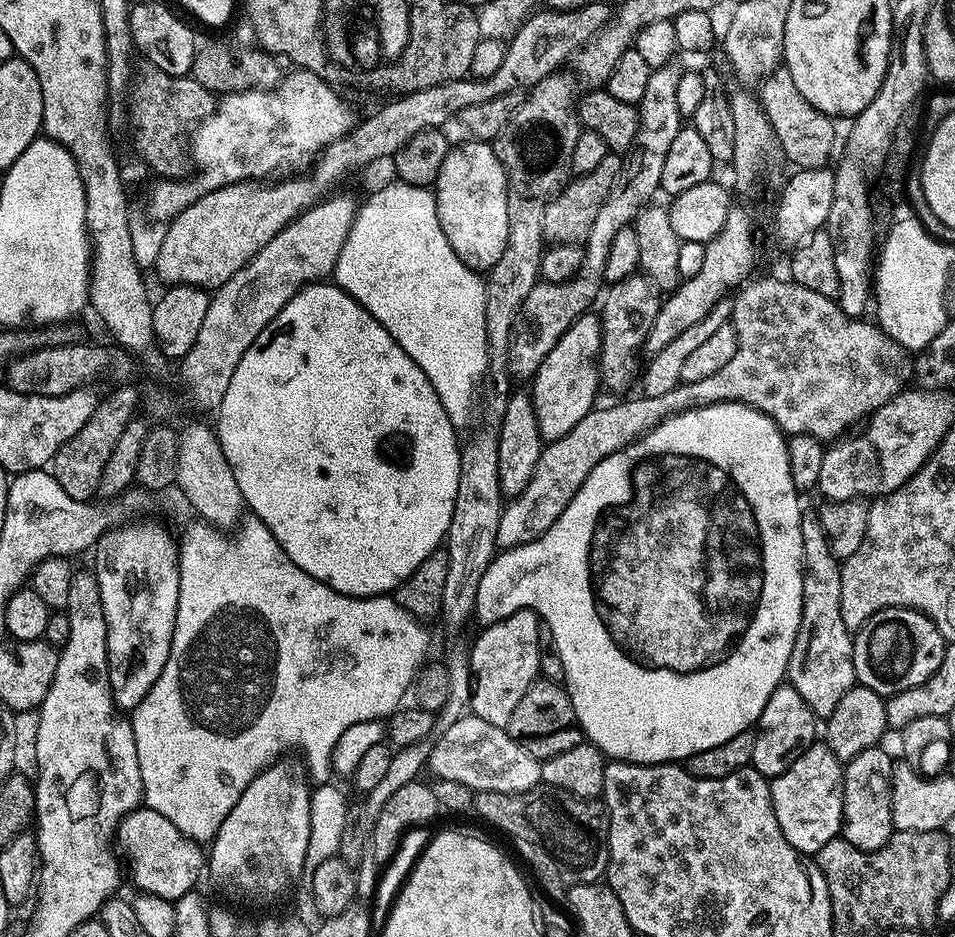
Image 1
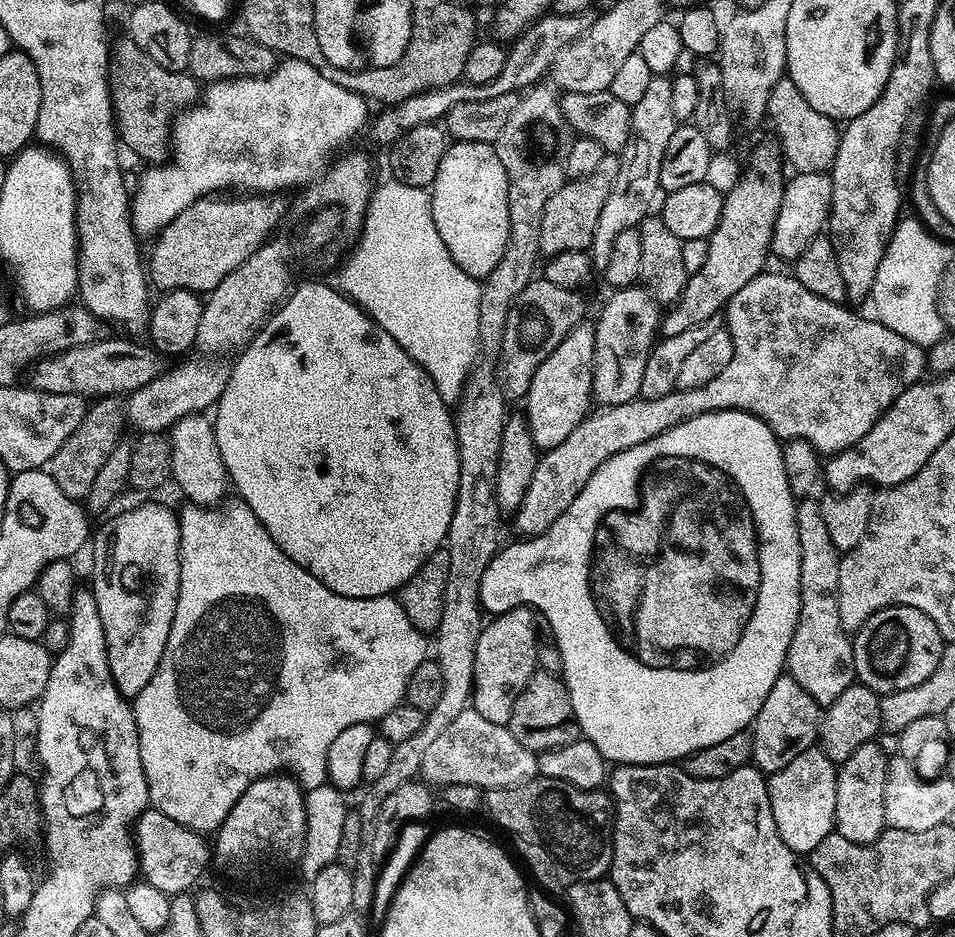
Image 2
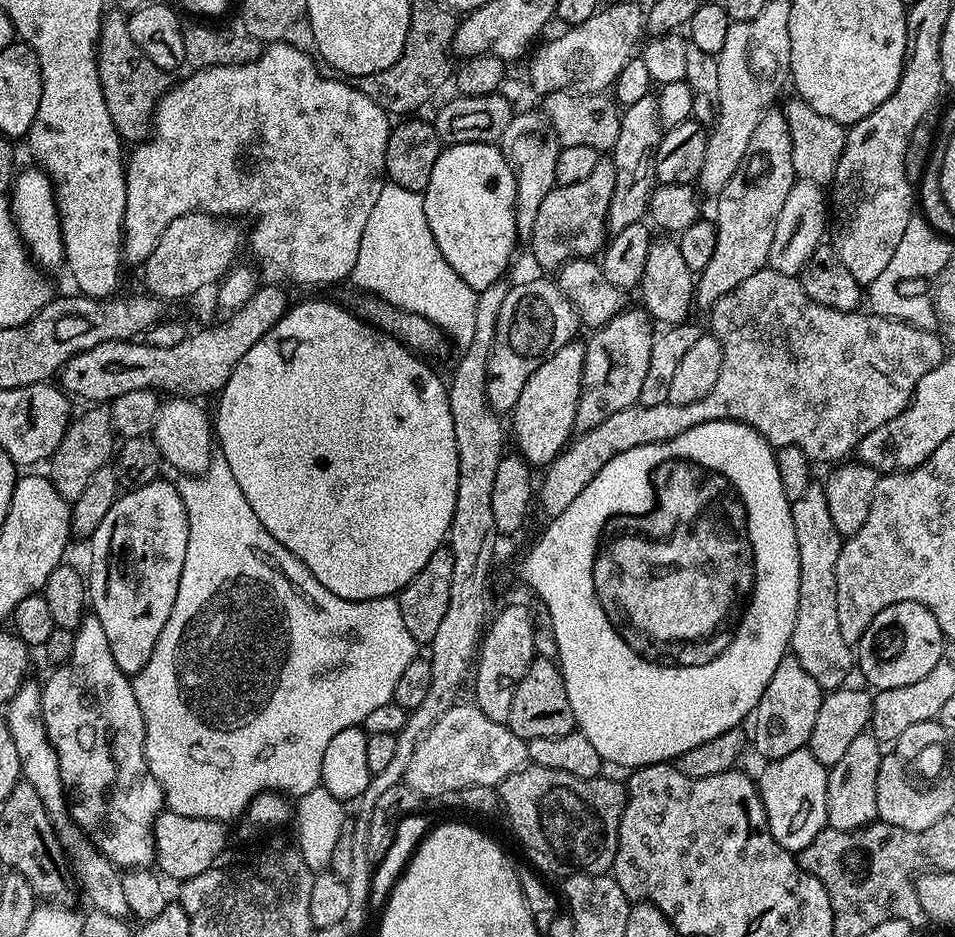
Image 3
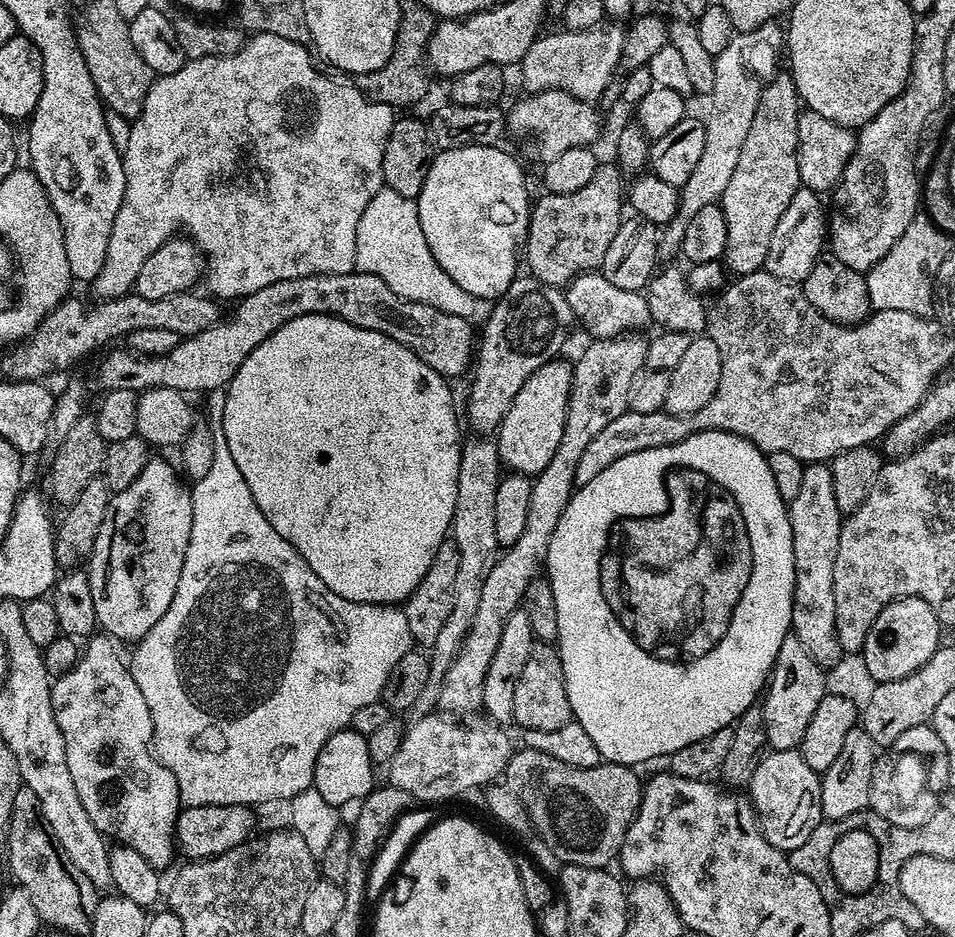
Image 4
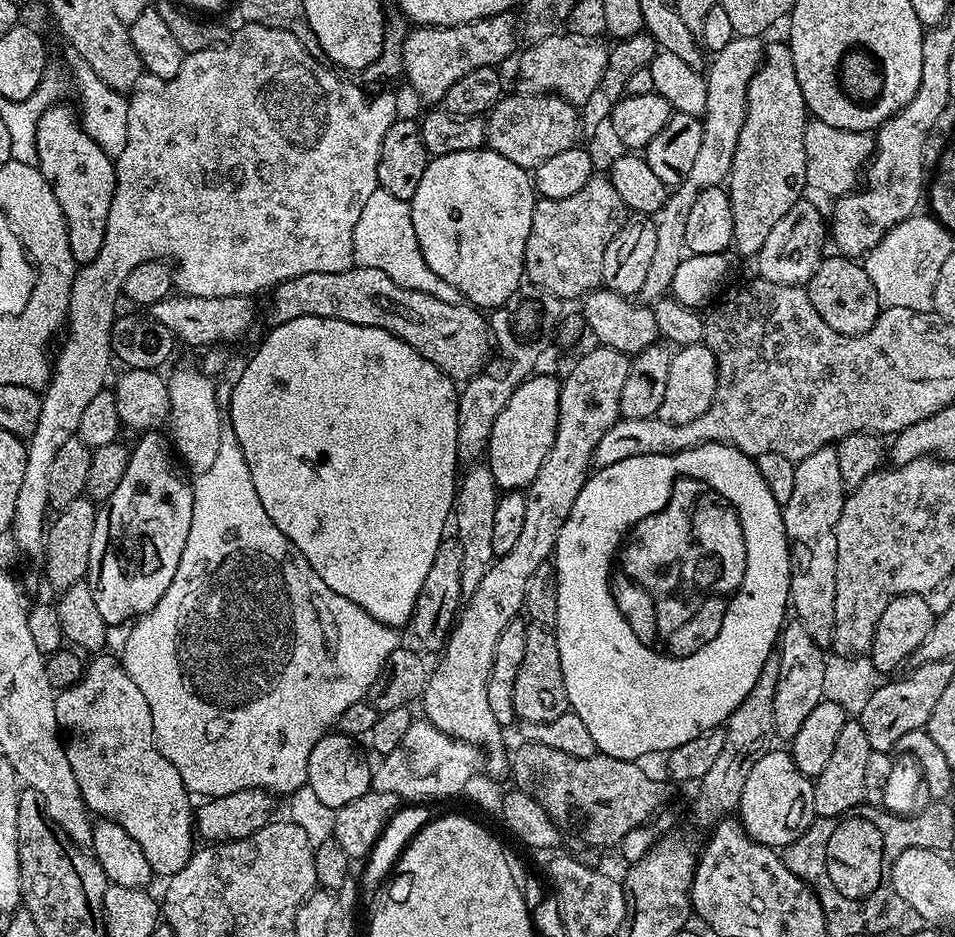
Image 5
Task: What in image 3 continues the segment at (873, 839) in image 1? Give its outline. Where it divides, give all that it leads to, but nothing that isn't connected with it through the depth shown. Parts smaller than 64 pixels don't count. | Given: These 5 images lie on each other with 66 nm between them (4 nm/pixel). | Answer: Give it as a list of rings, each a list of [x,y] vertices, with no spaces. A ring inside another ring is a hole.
[[[871,731],[858,734],[854,742],[842,753],[842,759],[828,768],[826,788],[827,827],[834,830],[854,830],[865,828],[878,816],[878,766],[885,753],[881,741]]]

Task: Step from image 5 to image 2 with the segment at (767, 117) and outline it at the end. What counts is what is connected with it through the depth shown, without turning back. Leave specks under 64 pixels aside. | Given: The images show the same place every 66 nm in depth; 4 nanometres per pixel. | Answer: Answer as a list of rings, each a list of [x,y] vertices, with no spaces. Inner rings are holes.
[[[775,143],[758,145],[748,160],[748,169],[741,174],[740,181],[724,196],[722,218],[718,220],[718,226],[707,239],[706,266],[689,275],[679,300],[663,313],[659,331],[661,337],[682,334],[682,330],[690,330],[702,322],[719,317],[728,307],[730,298],[734,298],[734,294],[738,294],[738,290],[742,290],[746,282],[750,282],[765,271],[767,264],[764,263],[770,260],[772,231],[778,218],[778,206],[782,206],[782,194],[786,183],[784,172],[786,173],[786,164],[779,147]]]

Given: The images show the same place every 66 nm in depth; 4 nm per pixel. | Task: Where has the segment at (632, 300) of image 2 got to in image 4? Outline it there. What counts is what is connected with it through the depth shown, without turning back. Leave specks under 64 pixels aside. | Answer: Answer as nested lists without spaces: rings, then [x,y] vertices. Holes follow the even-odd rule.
[[[625,334],[611,336],[605,340],[593,339],[592,345],[574,360],[566,426],[562,426],[562,442],[558,442],[558,450],[554,450],[554,458],[550,458],[550,466],[546,466],[546,470],[542,470],[532,480],[530,510],[526,517],[526,527],[522,529],[518,542],[503,549],[490,574],[486,574],[486,582],[482,585],[482,598],[478,600],[473,624],[465,634],[461,648],[446,670],[441,684],[439,707],[445,713],[464,718],[467,717],[464,716],[467,712],[479,713],[483,709],[482,686],[486,682],[486,670],[490,670],[490,658],[494,658],[494,650],[498,650],[502,626],[506,626],[506,618],[510,618],[510,614],[514,614],[521,607],[526,586],[531,580],[537,579],[539,572],[536,571],[539,568],[541,571],[542,565],[548,559],[548,547],[550,538],[554,538],[554,526],[558,526],[558,518],[562,518],[562,510],[566,510],[574,491],[582,450],[586,450],[590,441],[605,426],[610,426],[614,418],[629,411],[632,389],[640,373],[644,371],[648,359],[648,340],[640,336],[643,335]]]

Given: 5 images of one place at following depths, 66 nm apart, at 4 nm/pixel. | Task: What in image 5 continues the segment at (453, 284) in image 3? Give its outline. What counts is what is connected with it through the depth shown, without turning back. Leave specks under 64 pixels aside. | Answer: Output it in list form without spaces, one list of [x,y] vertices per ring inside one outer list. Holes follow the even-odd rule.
[[[379,186],[370,194],[362,214],[358,217],[358,226],[354,226],[353,261],[362,268],[377,268],[382,274],[390,274],[398,286],[406,286],[410,290],[422,290],[422,294],[434,294],[434,298],[442,298],[442,302],[461,303],[462,297],[450,282],[438,278],[430,266],[426,266],[426,258],[422,258],[422,250],[418,246],[418,238],[414,234],[412,221],[412,205],[402,198],[394,198],[394,194],[386,194]]]

